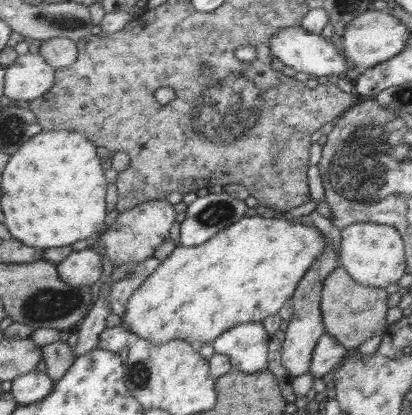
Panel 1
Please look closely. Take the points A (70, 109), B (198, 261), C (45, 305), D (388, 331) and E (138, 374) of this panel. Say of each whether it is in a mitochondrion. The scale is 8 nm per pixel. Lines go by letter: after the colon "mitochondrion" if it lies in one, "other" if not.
A: other
B: other
C: mitochondrion
D: other
E: mitochondrion

